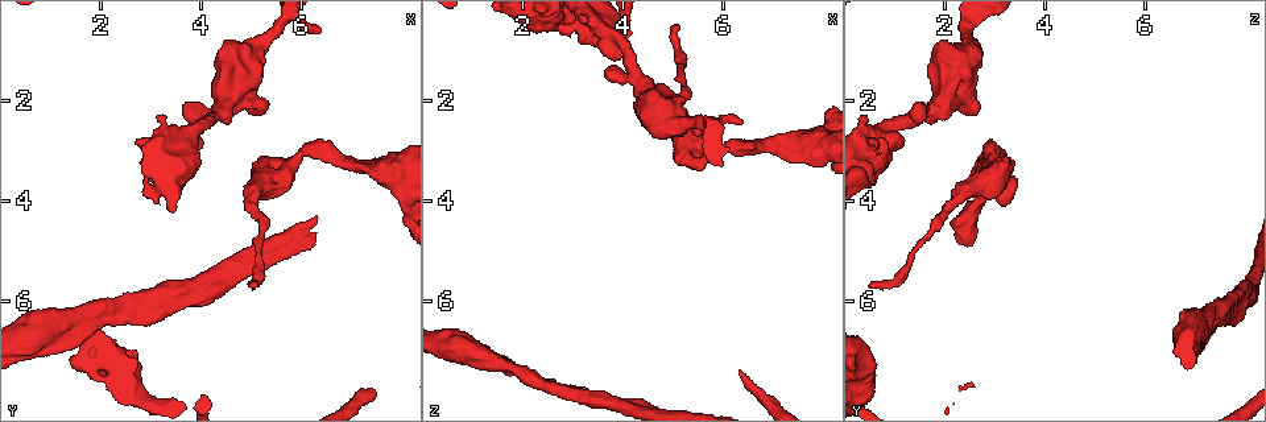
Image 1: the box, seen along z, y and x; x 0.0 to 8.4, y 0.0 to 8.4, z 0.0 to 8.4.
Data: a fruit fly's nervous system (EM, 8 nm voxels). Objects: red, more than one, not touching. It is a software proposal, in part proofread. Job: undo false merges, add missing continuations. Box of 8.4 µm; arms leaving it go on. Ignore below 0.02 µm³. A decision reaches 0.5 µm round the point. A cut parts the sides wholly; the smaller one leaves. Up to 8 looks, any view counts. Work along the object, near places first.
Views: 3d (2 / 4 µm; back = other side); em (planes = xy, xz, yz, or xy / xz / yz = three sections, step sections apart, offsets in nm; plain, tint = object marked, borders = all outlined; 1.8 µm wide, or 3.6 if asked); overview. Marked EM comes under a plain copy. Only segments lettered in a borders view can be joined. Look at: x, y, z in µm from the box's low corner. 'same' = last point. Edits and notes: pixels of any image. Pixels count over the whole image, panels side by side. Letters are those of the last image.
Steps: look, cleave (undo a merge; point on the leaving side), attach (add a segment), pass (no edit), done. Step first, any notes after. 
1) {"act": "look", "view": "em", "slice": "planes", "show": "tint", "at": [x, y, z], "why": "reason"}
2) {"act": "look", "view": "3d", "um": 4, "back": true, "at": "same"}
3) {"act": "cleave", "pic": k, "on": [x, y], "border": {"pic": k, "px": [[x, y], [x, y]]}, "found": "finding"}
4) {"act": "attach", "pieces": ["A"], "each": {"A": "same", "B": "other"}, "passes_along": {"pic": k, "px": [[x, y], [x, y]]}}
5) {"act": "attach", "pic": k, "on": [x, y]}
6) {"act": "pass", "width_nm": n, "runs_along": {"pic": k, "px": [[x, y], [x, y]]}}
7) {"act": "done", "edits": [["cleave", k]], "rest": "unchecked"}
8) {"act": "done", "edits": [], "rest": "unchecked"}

{"act": "look", "view": "3d", "um": 4, "at": [5.35, 3.50, 2.90], "why": "a fork"}

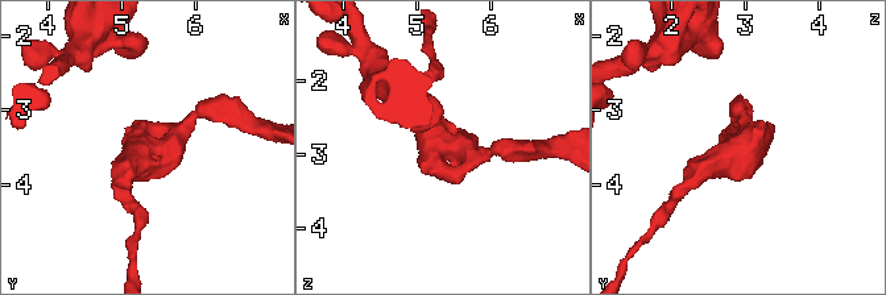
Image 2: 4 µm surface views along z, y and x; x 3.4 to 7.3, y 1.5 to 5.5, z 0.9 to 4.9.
{"act": "look", "view": "em", "slice": "planes", "show": "tint", "at": [5.35, 3.45, 2.85]}

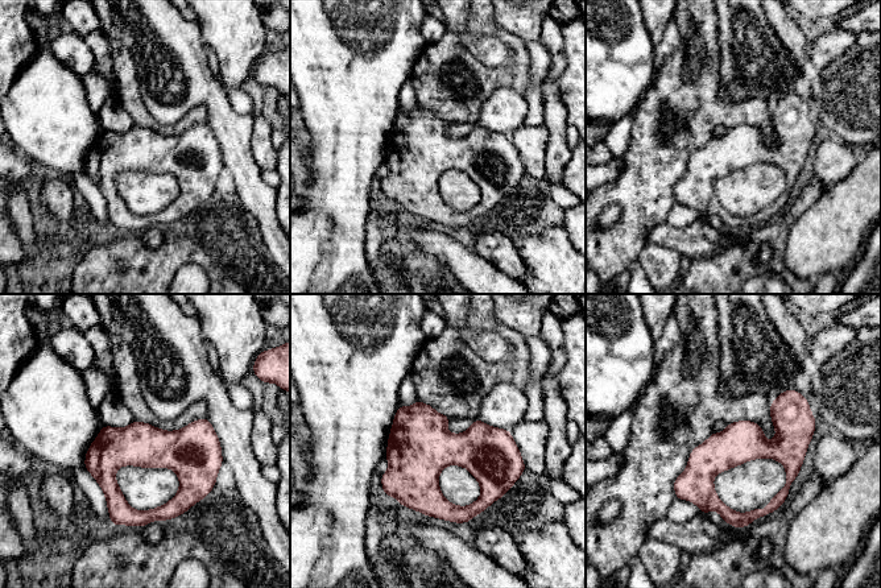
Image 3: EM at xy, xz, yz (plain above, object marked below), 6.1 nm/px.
{"act": "look", "view": "em", "slice": "planes", "show": "borders", "at": "same", "why": "see the neighbours"}

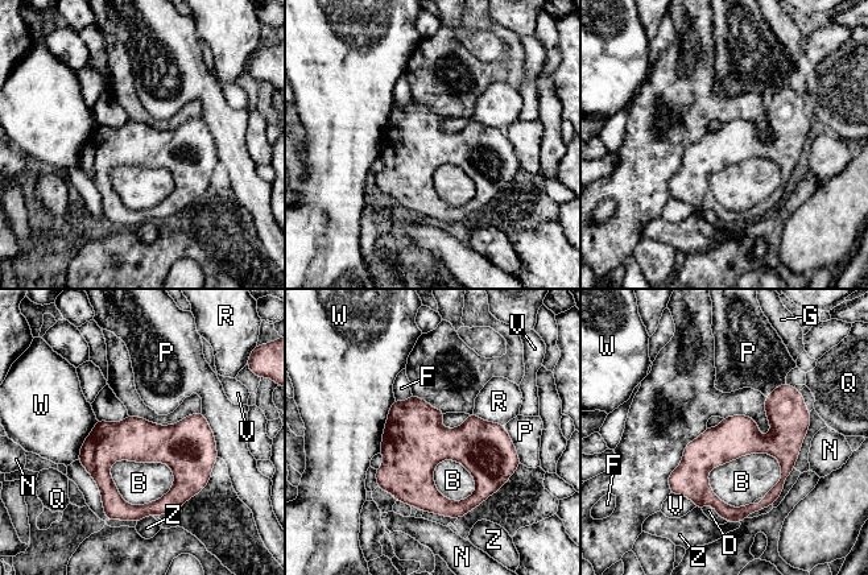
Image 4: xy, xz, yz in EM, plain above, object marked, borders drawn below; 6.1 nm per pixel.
{"act": "pass", "each": {"B": "other", "D": "other", "F": "other", "G": "other", "N": "other", "P": "other", "Q": "other", "R": "other", "V": "other", "W": "other", "Z": "other"}, "runs_along": {"pic": 4, "px": [[785, 387], [784, 478], [760, 507], [735, 516]]}, "found": "all the same neuron"}

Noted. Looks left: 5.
{"act": "look", "view": "3d", "um": 2, "at": [3.65, 2.10, 1.45]}

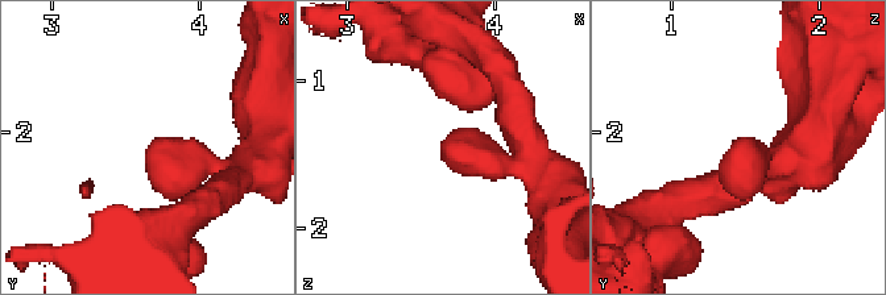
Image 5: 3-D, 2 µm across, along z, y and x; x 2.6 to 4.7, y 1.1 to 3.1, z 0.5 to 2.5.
{"act": "look", "view": "em", "slice": "xy", "step": 4, "show": "borders", "at": [3.68, 2.08, 1.42]}

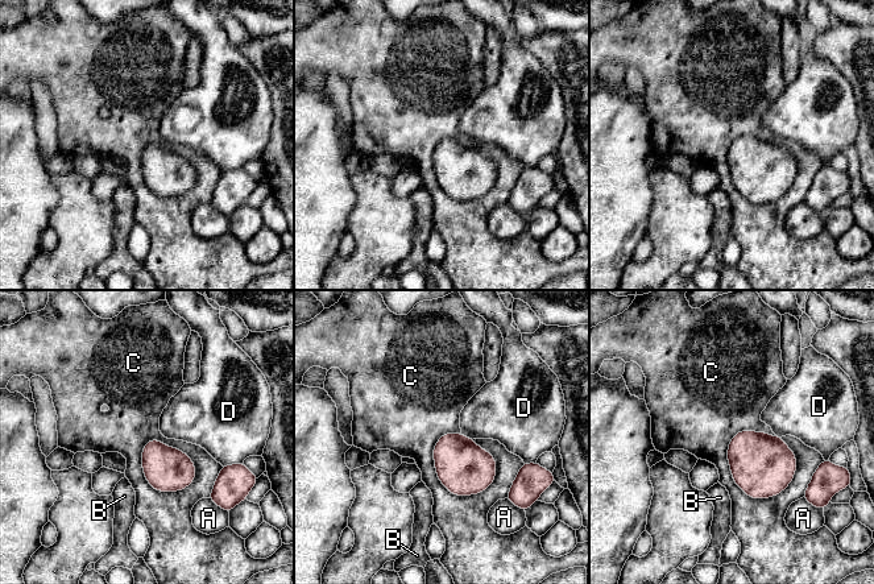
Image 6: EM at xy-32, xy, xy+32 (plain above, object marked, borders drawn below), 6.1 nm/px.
{"act": "pass", "each": {"A": "other", "B": "other", "C": "other", "D": "other"}, "border": {"pic": 6, "px": [[736, 433], [732, 479], [782, 492]]}, "found": "none of them fits"}

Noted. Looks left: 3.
{"act": "look", "view": "em", "um": 3.6, "slice": "yz", "step": 8, "show": "tint", "at": [7.95, 3.55, 2.80], "why": "sudden change in width"}

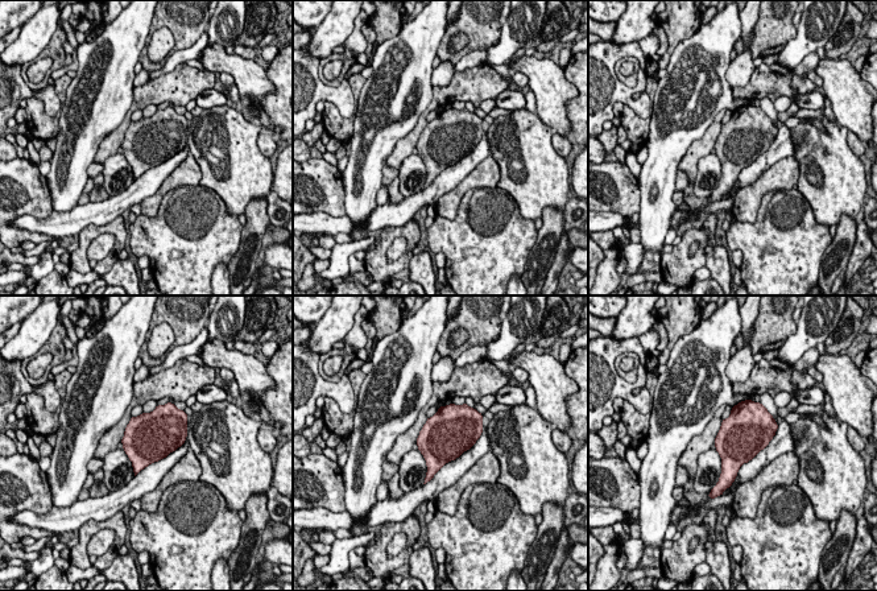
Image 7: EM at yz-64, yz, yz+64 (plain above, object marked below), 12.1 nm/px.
{"act": "look", "view": "em", "um": 3.6, "slice": "planes", "show": "borders", "at": "same", "why": "another direction"}

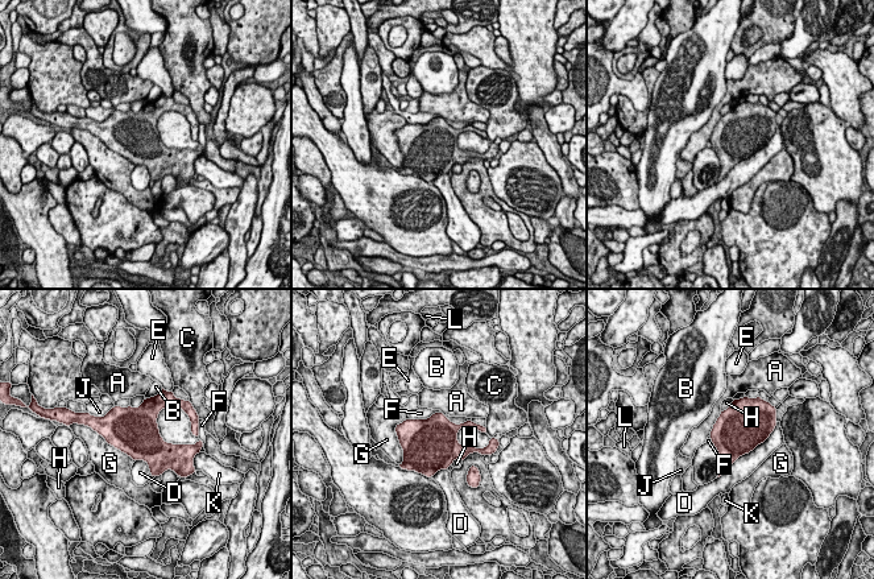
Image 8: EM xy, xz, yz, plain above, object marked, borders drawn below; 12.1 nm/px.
{"act": "pass", "each": {"A": "other", "B": "other", "C": "other", "D": "other", "E": "other", "F": "other", "G": "other", "H": "other", "J": "other", "K": "other", "L": "other"}, "border": {"pic": 8, "px": [[440, 412], [426, 418], [406, 420]]}, "found": "one neuron here"}

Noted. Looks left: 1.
{"act": "done", "edits": [], "rest": "unchecked"}

